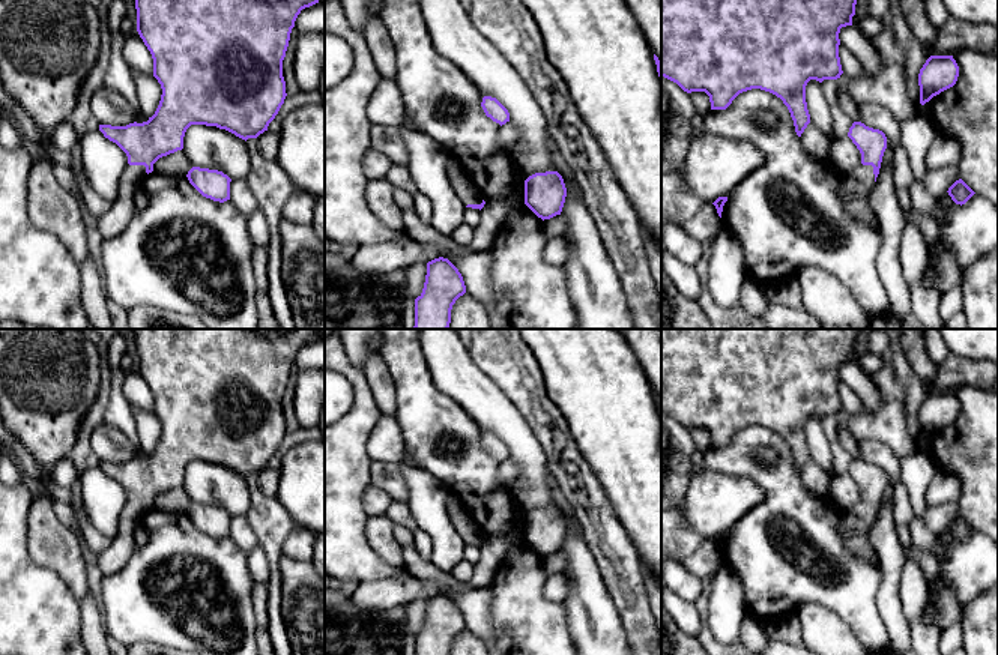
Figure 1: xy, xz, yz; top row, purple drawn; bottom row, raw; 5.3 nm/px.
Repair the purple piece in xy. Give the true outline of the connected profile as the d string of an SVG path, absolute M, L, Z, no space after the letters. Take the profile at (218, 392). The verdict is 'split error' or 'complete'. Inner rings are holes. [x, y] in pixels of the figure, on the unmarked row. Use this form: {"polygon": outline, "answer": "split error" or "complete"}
{"polygon": "M134 329L134 334L137 368L152 391L153 413L161 421L162 431L147 458L126 463L99 461L104 473L126 490L129 500L120 514L117 535L110 547L96 556L104 575L125 568L135 548L134 529L153 508L153 500L159 494L183 485L183 473L191 461L216 463L245 478L268 467L287 433L283 397L295 358L302 346L320 337L319 329Z", "answer": "split error"}

